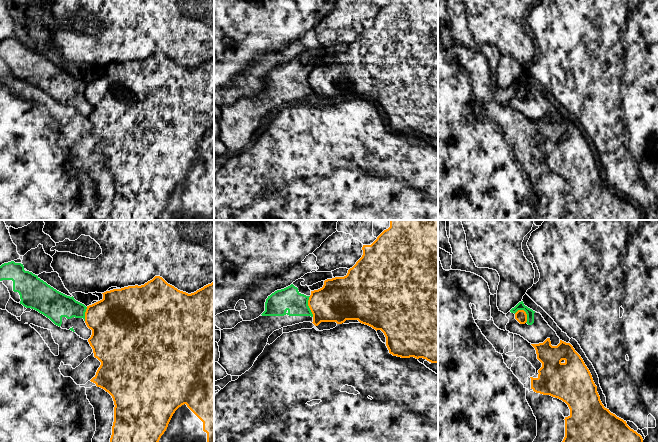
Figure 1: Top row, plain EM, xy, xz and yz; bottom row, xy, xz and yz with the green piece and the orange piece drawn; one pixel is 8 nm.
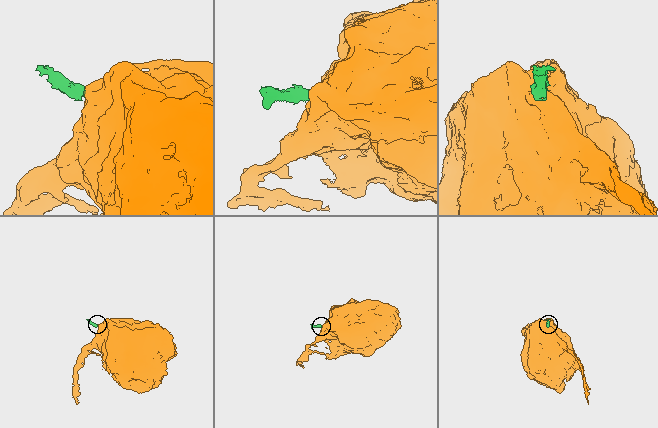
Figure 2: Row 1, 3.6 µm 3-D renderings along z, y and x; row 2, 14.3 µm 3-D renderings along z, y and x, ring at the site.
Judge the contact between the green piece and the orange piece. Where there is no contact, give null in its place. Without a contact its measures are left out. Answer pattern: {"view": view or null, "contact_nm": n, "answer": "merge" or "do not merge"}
{"view": "yz", "contact_nm": 130, "answer": "do not merge"}

